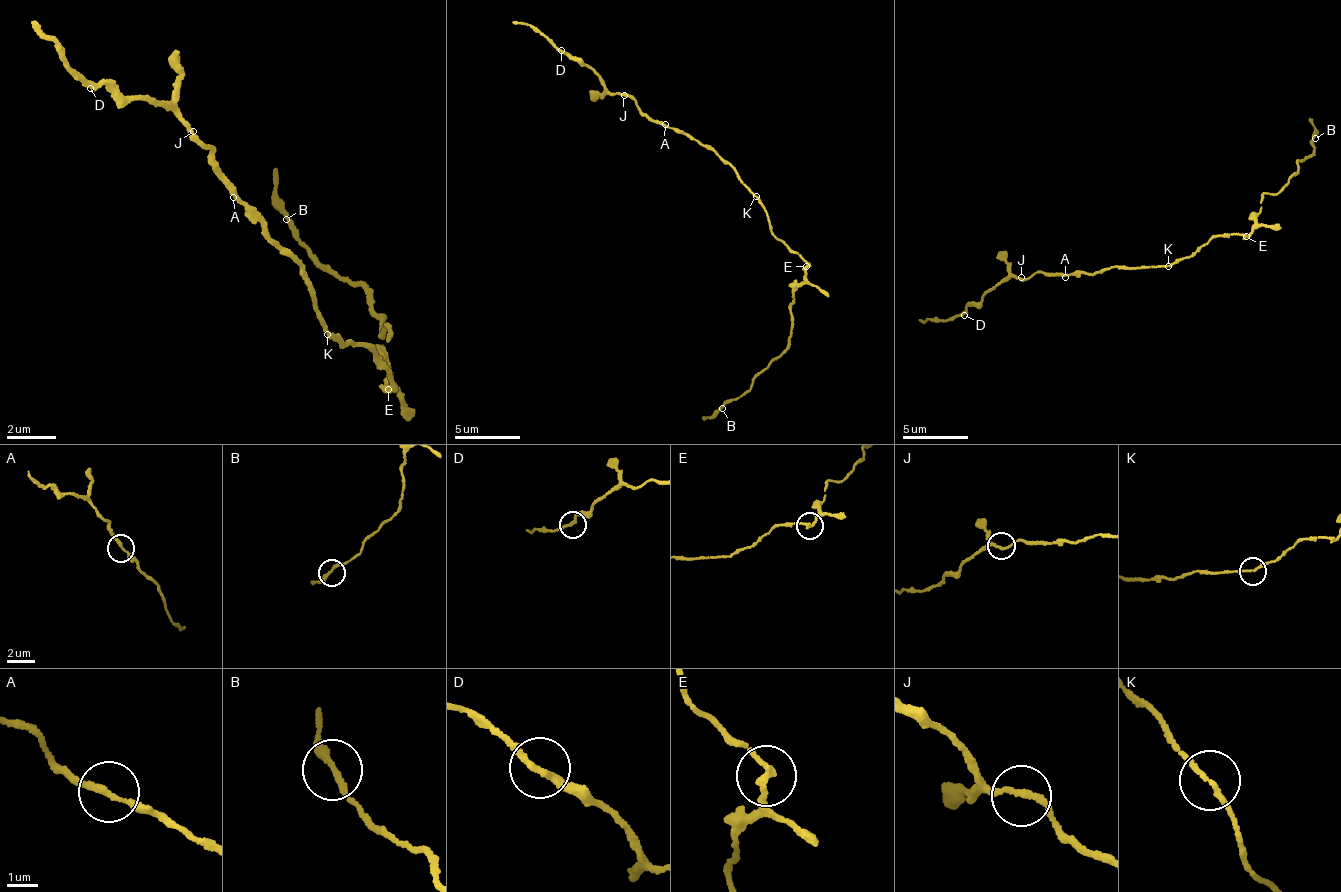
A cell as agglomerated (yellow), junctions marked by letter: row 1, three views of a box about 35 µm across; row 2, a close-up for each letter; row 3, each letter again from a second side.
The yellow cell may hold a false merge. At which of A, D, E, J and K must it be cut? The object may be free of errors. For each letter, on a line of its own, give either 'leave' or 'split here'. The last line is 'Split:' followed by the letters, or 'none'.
A: leave
D: leave
E: split here
J: leave
K: leave
Split: E

